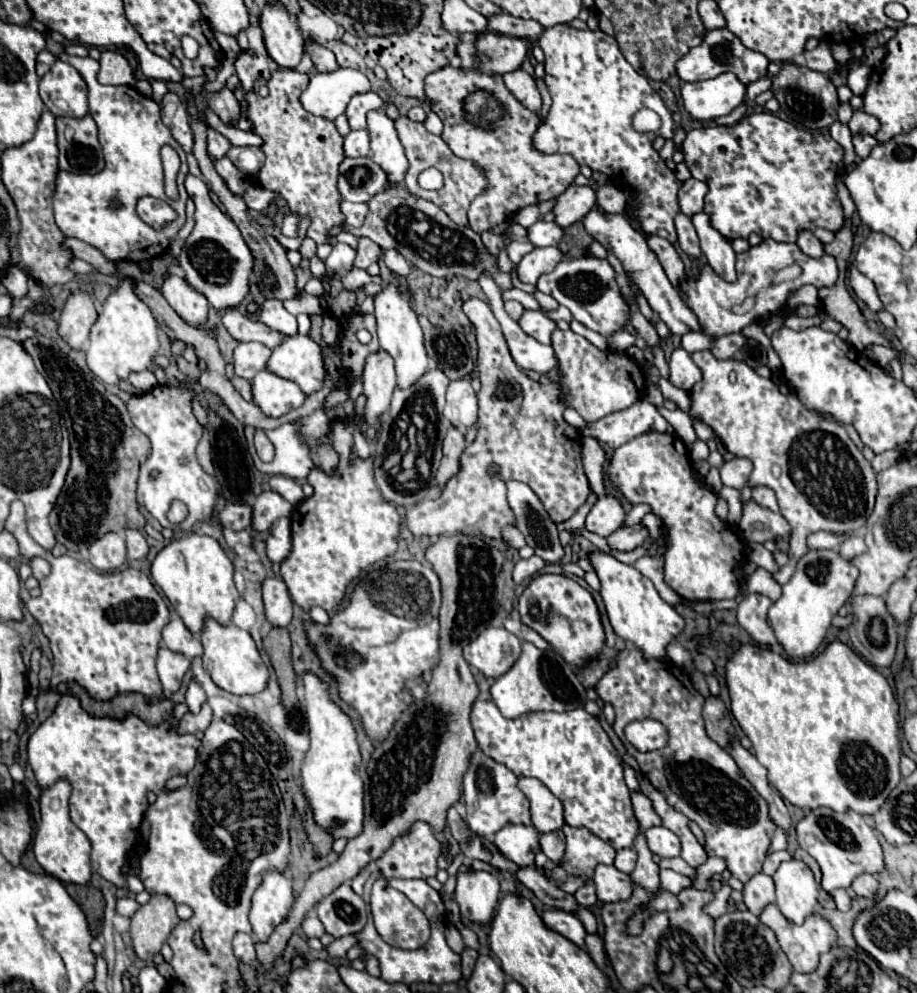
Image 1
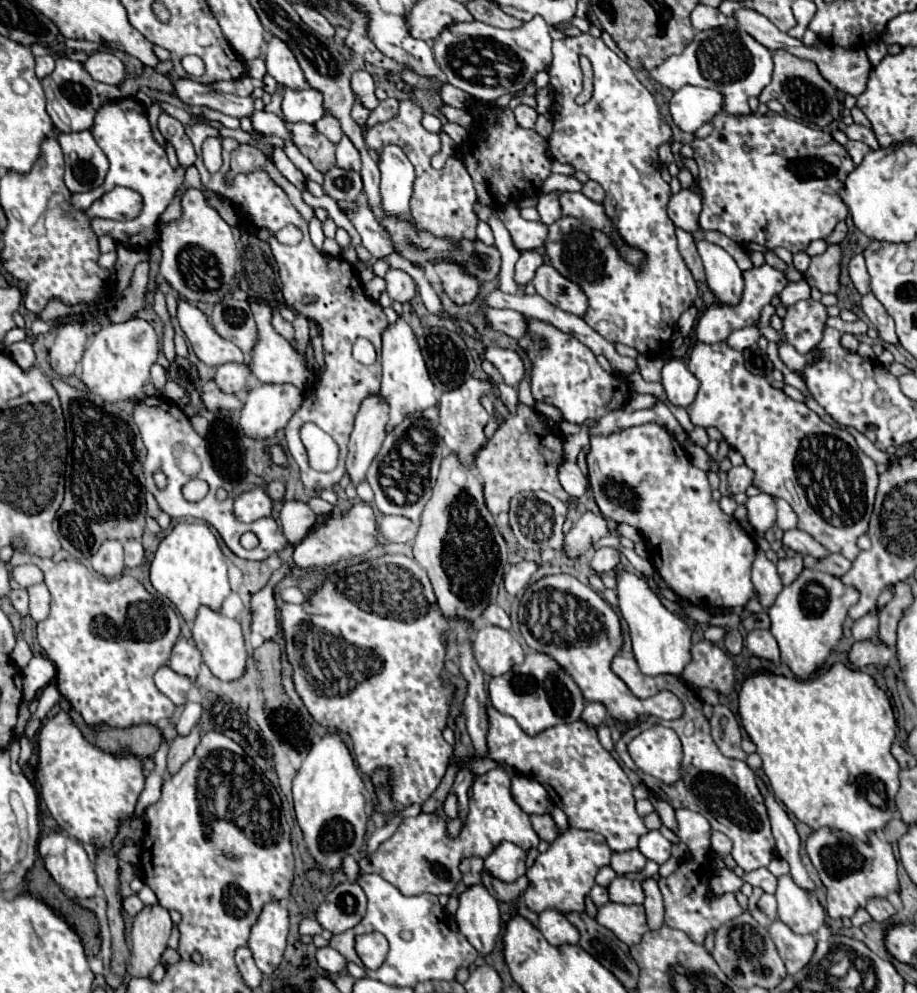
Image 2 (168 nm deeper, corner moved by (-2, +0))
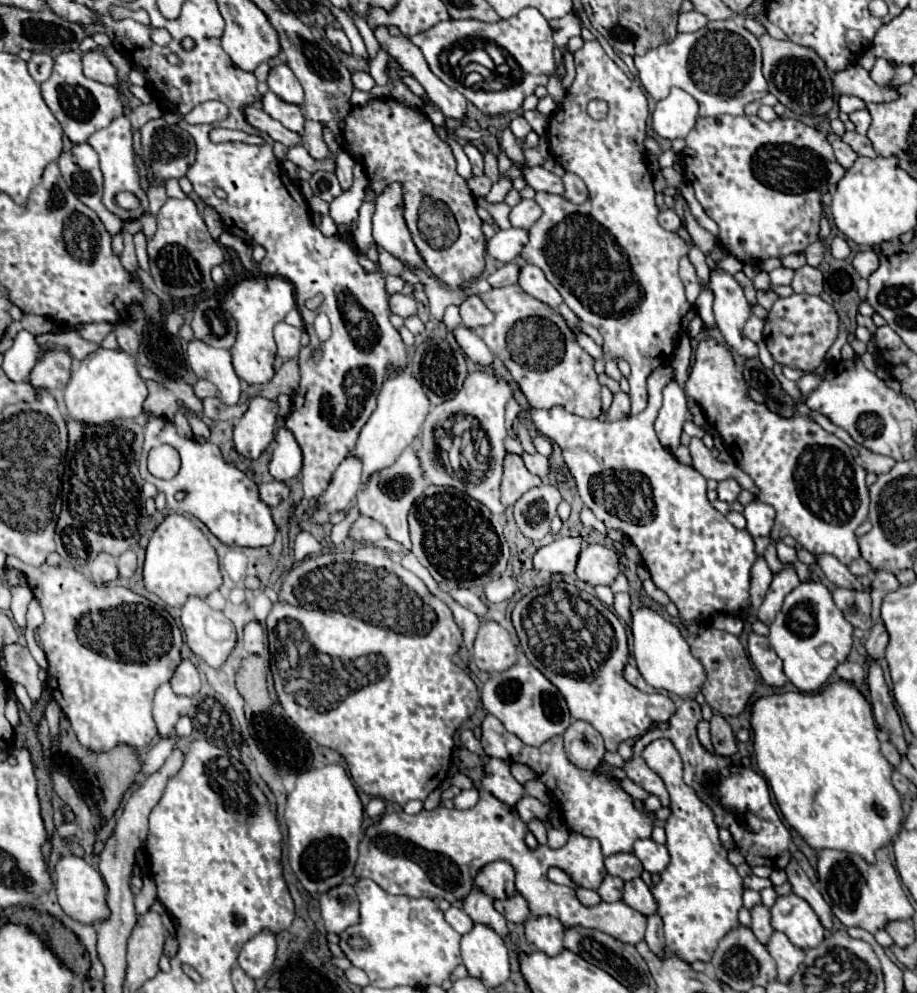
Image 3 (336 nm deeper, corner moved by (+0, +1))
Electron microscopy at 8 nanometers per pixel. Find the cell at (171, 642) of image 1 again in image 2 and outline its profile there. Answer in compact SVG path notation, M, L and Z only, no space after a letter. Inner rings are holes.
M180 639L174 647L174 651L172 651L168 667L174 669L174 673L184 675L194 683L196 675L200 671L200 651L196 649L194 643L190 643L186 639Z

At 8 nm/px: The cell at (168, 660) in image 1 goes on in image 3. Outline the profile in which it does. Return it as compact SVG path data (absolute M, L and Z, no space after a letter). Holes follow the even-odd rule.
M168 682L158 686L156 698L154 698L154 720L156 720L158 732L162 736L168 736L174 730L176 720L188 714L190 706L192 706L192 700L188 696L174 694Z

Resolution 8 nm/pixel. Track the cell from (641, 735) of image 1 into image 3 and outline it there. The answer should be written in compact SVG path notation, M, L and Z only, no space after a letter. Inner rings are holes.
M668 738L652 740L644 750L642 758L656 772L670 794L670 816L664 824L670 852L670 864L660 874L660 882L652 890L658 904L658 912L664 920L666 944L678 952L680 958L694 962L710 962L716 944L738 924L738 910L742 908L742 876L728 862L726 850L716 832L714 816L710 808L698 800L690 786L682 780L682 760L678 750Z

